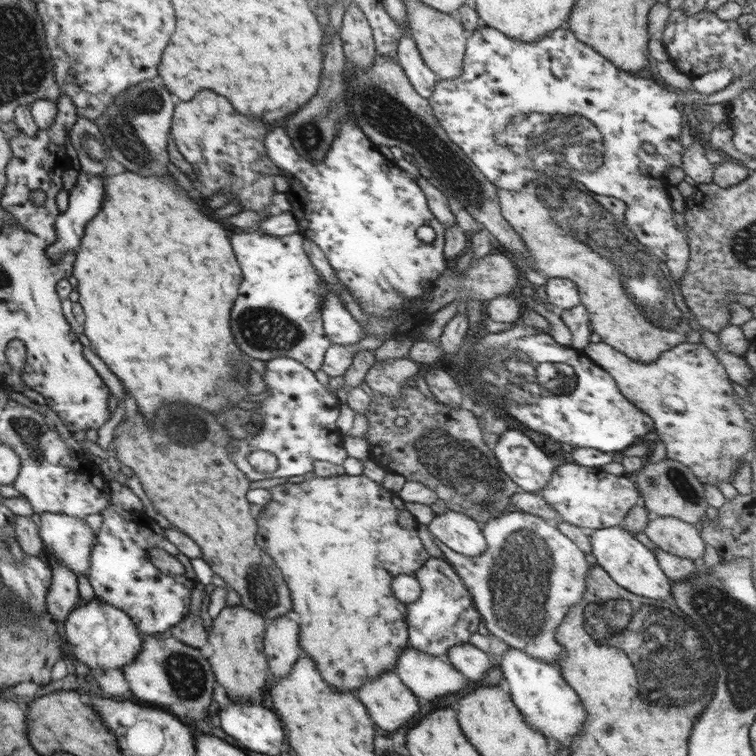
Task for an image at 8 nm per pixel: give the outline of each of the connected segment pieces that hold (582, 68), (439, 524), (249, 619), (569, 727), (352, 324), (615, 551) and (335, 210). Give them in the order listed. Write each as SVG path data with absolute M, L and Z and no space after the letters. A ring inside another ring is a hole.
M565 26L557 28L547 35L540 37L533 43L510 38L495 28L485 27L476 28L472 34L467 34L467 43L465 48L465 57L463 60L463 71L458 78L450 80L440 79L433 90L432 96L428 100L432 107L434 116L438 119L440 126L446 131L452 142L455 142L472 160L484 176L495 186L512 192L519 191L530 180L544 174L544 176L562 176L562 178L572 178L576 184L582 182L586 188L584 190L592 195L602 194L602 196L614 196L626 203L625 225L632 230L635 237L646 247L653 248L654 254L667 264L669 274L677 282L680 282L683 274L687 270L690 260L690 249L686 235L680 232L675 225L674 209L672 209L671 198L667 188L668 180L666 172L671 166L682 166L682 154L684 147L680 143L680 132L682 122L685 121L681 106L678 104L676 92L659 81L647 79L644 77L633 76L631 72L619 69L612 64L606 57L596 52L590 45L584 44L578 40L575 34ZM648 142L657 149L656 154L648 154L642 148L642 144Z
M448 509L442 514L436 514L427 526L440 542L454 552L475 557L486 550L487 542L481 533L482 525L466 514Z
M226 605L212 621L212 628L207 632L208 644L213 651L208 658L212 672L232 701L262 703L266 690L269 691L273 676L263 645L266 625L262 616L244 605Z
M510 646L497 659L503 678L510 686L509 694L530 726L548 738L552 749L564 747L571 750L573 736L581 731L586 714L578 694L561 675L560 667Z
M328 285L321 308L323 329L332 343L350 345L362 339L362 326L350 315L340 297Z
M621 525L593 529L590 536L591 552L596 557L596 562L610 575L614 582L622 588L656 600L672 601L671 580L659 567L653 551L640 543L634 534L629 533Z
M352 119L337 124L331 147L321 161L314 162L297 154L286 124L274 126L266 134L264 146L269 159L290 183L290 190L286 194L290 197L291 211L300 233L324 252L335 275L348 287L364 314L390 318L402 308L404 301L425 299L430 283L439 279L448 266L443 249L445 226L432 214L427 198L414 177L401 170L386 151L375 145ZM420 226L434 229L436 237L432 242L426 243L416 237L416 230Z

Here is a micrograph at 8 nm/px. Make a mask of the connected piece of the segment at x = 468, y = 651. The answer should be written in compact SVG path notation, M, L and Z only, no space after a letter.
M471 643L459 644L447 650L451 665L469 680L482 682L491 668L490 657Z

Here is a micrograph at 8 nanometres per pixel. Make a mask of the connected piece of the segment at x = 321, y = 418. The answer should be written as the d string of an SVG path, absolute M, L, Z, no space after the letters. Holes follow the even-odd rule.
M286 356L278 357L276 360L270 360L266 361L266 370L264 370L264 383L266 383L266 394L268 394L268 398L264 398L262 402L260 402L260 406L256 409L260 415L262 415L262 419L264 419L264 428L258 432L258 434L252 434L252 436L248 436L244 439L234 439L233 441L229 442L229 445L227 446L227 452L229 452L229 458L230 460L246 475L246 478L249 480L249 482L255 481L255 480L266 480L267 478L290 478L290 476L307 476L313 474L313 466L314 466L314 460L326 460L328 462L332 462L334 464L341 464L346 460L347 458L347 452L345 449L345 446L343 445L343 433L341 433L338 429L338 426L336 426L336 421L338 420L338 417L340 415L340 401L338 400L336 394L332 394L318 380L315 378L312 371L310 371L308 368L306 368L305 365L302 365L300 362L297 362L296 360L293 360L292 358L288 358ZM256 450L266 450L266 452L271 452L276 456L278 460L278 467L276 470L272 473L263 473L258 472L254 470L250 463L247 461L247 457L251 452L256 452Z

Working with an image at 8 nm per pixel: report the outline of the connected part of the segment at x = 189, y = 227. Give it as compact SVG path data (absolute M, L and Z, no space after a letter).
M125 170L120 174L108 175L104 179L104 202L100 212L86 224L84 228L84 238L76 250L76 262L73 266L73 276L78 281L79 302L84 306L84 324L85 334L91 342L91 348L108 365L108 368L118 377L122 386L136 398L140 412L150 420L156 410L164 402L188 402L194 406L200 406L210 412L218 412L221 408L235 408L236 403L247 400L250 394L247 391L246 382L248 382L253 369L248 362L254 358L248 357L242 352L238 352L238 346L234 344L232 332L230 332L230 310L234 306L234 300L238 298L238 286L242 282L242 272L238 268L238 262L234 258L232 246L228 242L226 230L218 224L212 222L204 210L202 204L186 198L186 192L178 186L176 178L172 174L166 174L166 178L158 176L138 176L135 172Z

